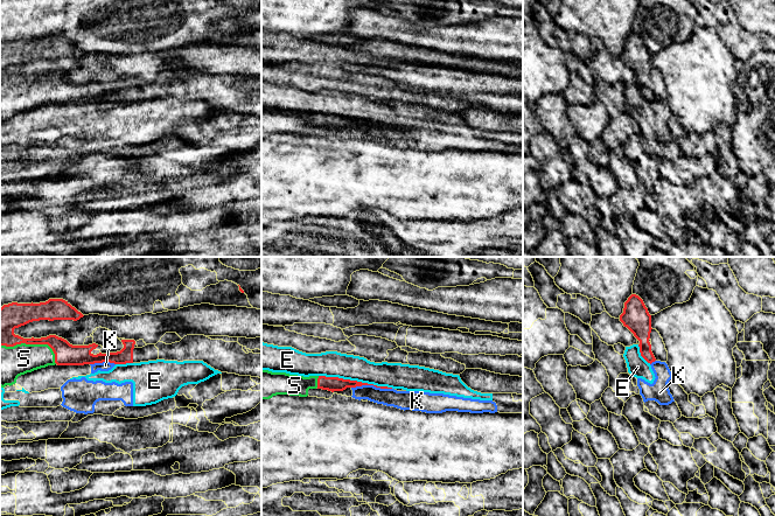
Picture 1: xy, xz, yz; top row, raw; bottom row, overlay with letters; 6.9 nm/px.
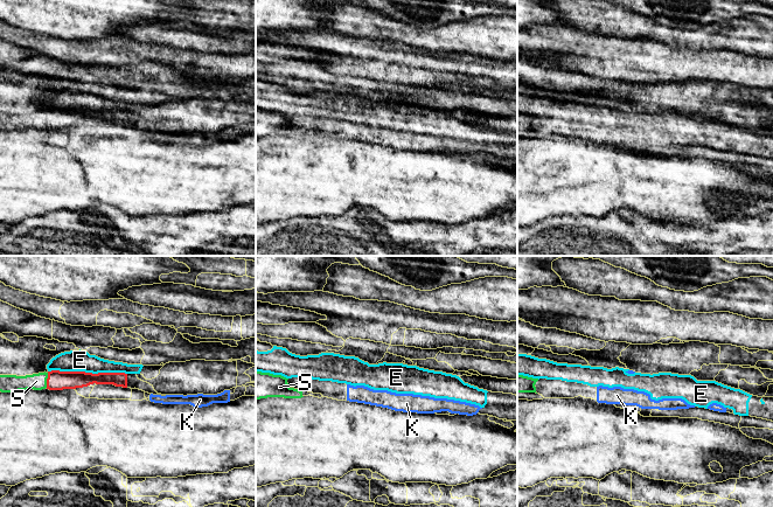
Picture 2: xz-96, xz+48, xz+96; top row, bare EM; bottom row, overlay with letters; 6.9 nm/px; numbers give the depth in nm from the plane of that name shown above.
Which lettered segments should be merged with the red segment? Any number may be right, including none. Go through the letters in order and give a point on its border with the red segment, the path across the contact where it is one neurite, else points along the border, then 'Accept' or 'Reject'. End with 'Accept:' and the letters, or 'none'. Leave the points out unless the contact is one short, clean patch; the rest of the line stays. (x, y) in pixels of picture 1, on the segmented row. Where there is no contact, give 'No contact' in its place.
E: Touches red at xz (356, 381). Reject
K: Touches red at xz (371, 384). Boundary: xz (351, 386), (375, 385), (391, 389). Reject
S: Touches red at xy (33, 343). Accept
Accept: S

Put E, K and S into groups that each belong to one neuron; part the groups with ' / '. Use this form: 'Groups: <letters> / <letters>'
Groups: E / K / S

